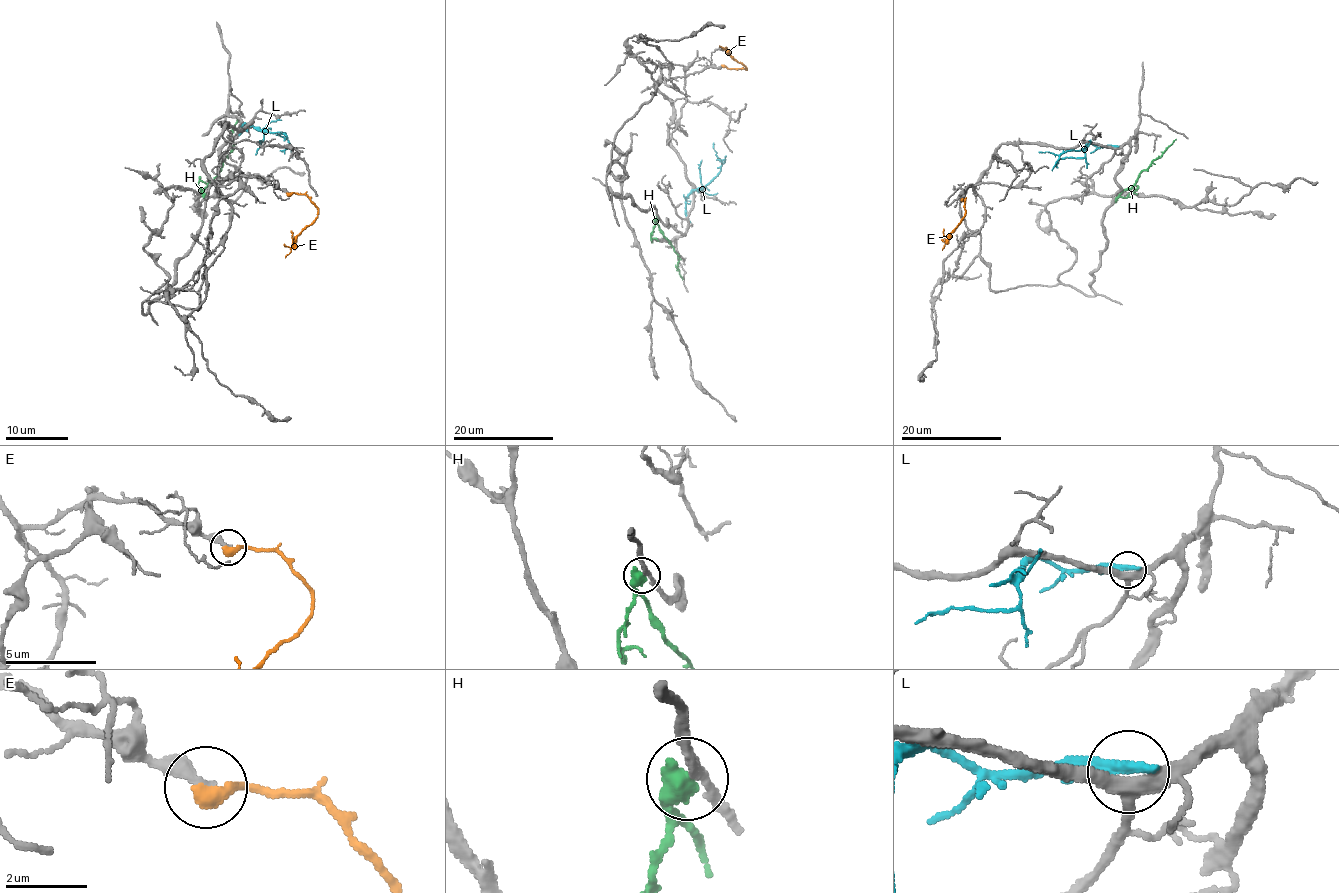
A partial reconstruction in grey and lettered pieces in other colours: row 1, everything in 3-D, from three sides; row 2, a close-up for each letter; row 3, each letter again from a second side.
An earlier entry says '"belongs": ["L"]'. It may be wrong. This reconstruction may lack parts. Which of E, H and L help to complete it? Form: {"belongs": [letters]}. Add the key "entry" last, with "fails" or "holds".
{"belongs": ["E"], "entry": "fails"}

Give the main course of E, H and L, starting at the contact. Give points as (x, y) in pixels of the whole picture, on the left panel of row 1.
E: (288, 192), (304, 194), (318, 210), (318, 216), (296, 238), (296, 244), (285, 257)
H: (206, 196), (205, 188), (217, 175), (233, 147), (231, 130), (238, 119)
L: (244, 128), (244, 125), (285, 134), (286, 137), (275, 134)

